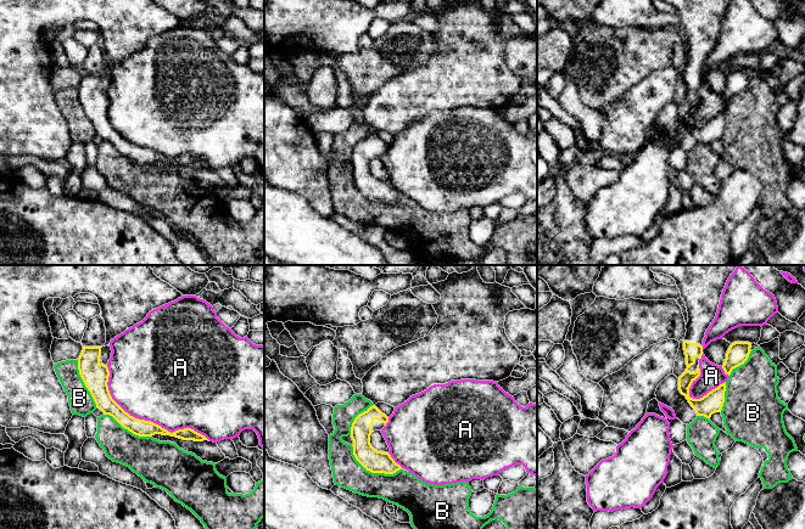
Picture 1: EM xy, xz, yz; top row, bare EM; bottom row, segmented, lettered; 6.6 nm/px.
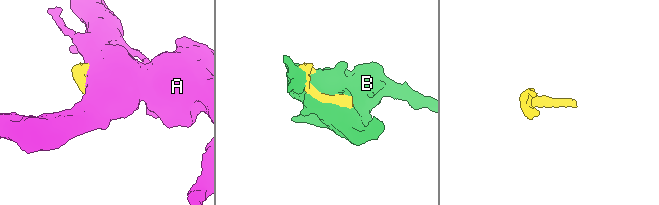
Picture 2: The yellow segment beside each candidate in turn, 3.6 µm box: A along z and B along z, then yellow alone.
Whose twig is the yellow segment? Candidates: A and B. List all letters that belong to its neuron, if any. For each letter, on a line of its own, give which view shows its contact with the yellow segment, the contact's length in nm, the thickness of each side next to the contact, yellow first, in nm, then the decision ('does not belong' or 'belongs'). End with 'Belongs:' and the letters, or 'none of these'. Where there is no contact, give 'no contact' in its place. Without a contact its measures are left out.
A: meets yellow in xy; contact 850 nm long; 110 nm thick on the yellow side, 500 nm on the other; does not belong
B: meets yellow in xz; contact 360 nm long; 150 nm thick on the yellow side, 220 nm on the other; does not belong
Belongs: none of these

